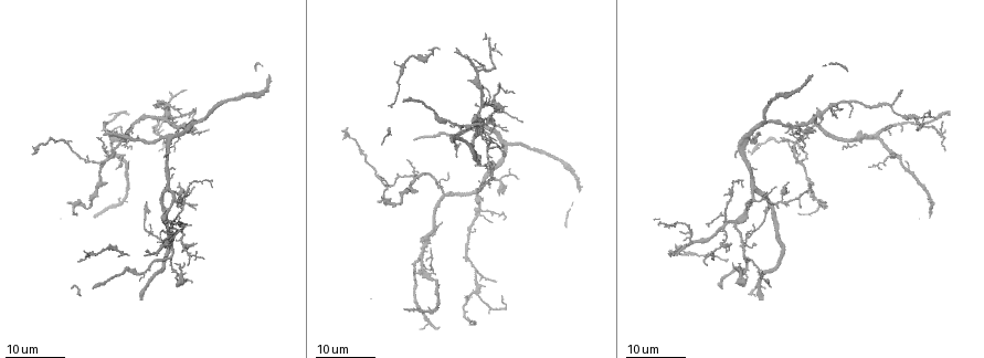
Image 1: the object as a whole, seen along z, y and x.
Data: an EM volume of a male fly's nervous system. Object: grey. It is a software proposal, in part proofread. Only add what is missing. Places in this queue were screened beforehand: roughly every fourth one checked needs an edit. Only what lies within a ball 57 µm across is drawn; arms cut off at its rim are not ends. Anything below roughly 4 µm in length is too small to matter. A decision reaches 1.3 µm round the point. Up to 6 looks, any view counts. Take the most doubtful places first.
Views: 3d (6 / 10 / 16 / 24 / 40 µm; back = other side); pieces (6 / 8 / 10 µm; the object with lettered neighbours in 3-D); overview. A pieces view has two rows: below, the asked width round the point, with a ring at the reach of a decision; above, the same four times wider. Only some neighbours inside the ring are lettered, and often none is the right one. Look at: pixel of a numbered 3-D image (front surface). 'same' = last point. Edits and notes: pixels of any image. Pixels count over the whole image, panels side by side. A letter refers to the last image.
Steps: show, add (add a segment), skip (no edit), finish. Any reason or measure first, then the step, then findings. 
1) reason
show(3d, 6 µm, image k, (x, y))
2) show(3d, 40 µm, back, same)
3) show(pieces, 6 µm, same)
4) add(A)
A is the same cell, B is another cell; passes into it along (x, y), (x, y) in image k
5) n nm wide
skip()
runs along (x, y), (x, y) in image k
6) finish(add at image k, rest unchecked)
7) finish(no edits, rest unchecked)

branch stops here
show(3d, 24 µm, image 1, (761, 135))

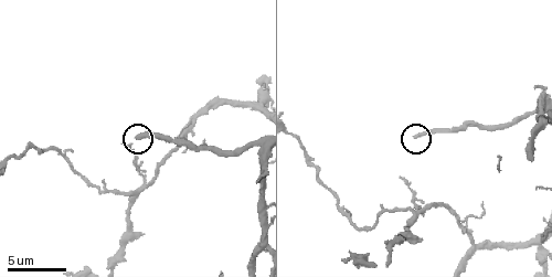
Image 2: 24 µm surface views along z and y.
what lies round it
show(pieces, 10 µm, image 2, (136, 136))

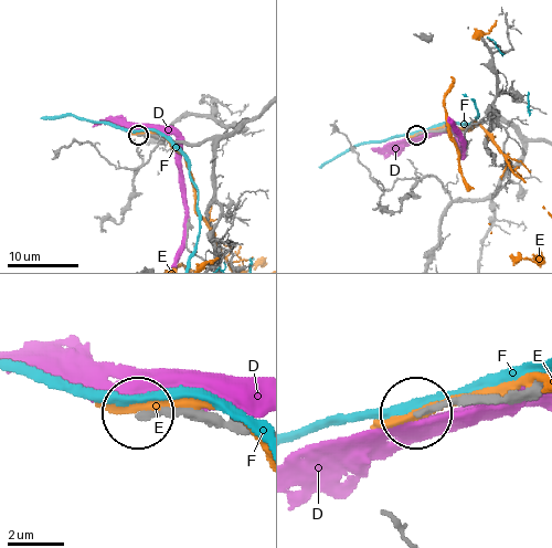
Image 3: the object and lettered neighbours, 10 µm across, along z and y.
230 nm wide
skip()
D, E and F are other cells; no lettered segment goes on from it

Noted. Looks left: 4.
thin end
show(3d, 24 µm, image 1, (902, 89))

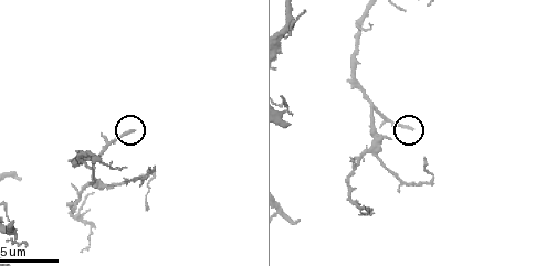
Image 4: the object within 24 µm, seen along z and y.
see the neighbours
show(pieces, 8 µm, image 4, (412, 129))

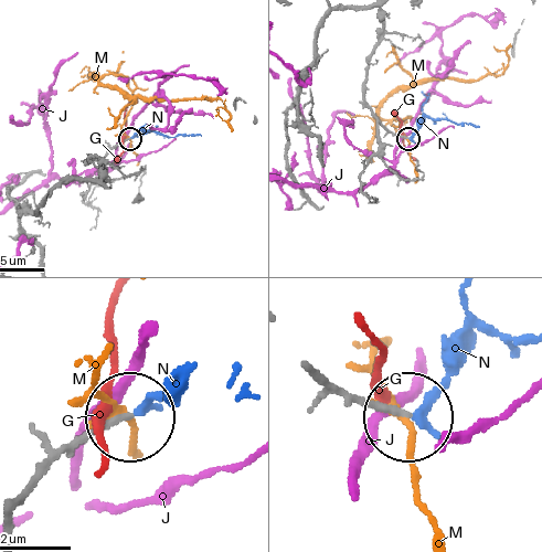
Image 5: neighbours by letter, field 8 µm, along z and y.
170 nm wide
add(N)
N is the same cell, G, J and M are other cells; passes into it along (36, 480), (149, 397), (176, 392) in image 5; it goes on there

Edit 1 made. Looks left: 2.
finish(add at image 5, rest unchecked)

